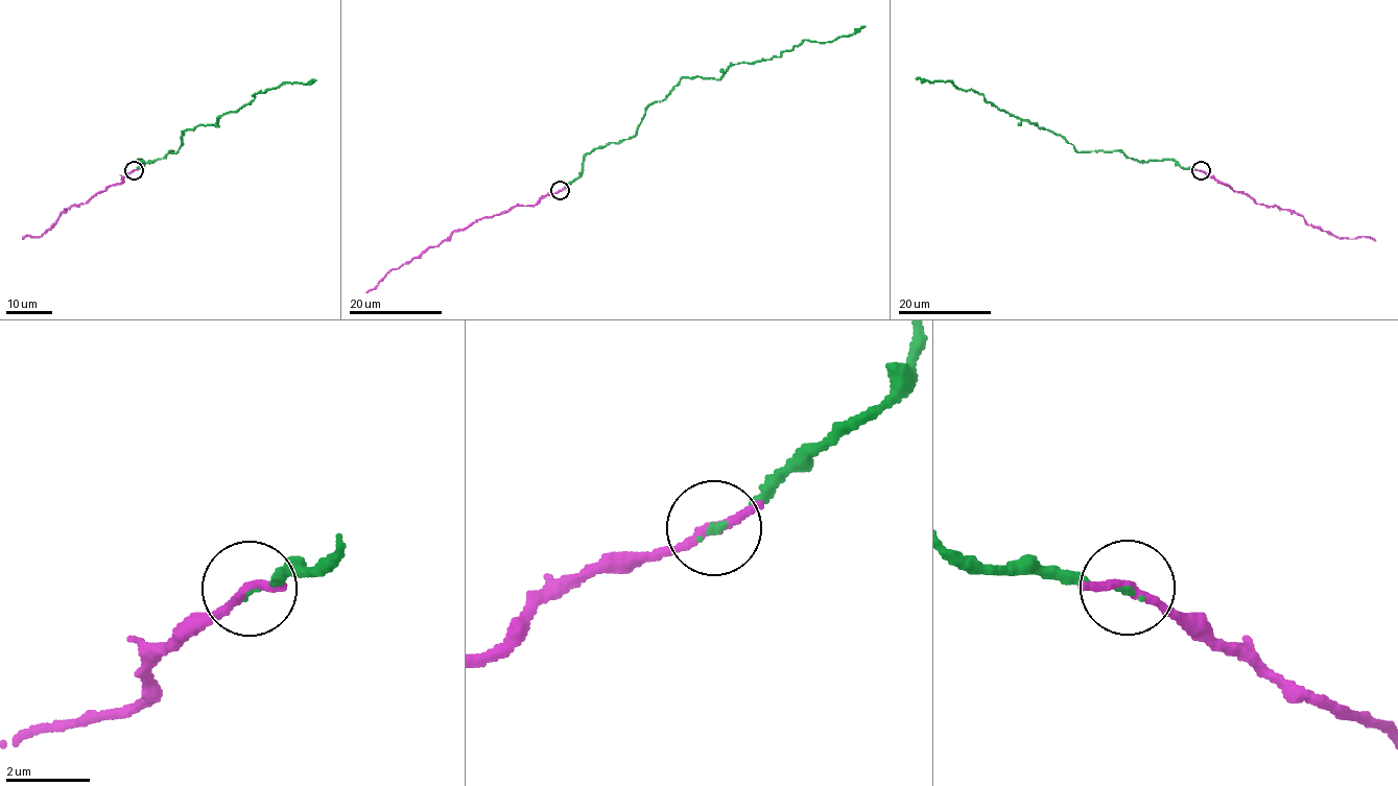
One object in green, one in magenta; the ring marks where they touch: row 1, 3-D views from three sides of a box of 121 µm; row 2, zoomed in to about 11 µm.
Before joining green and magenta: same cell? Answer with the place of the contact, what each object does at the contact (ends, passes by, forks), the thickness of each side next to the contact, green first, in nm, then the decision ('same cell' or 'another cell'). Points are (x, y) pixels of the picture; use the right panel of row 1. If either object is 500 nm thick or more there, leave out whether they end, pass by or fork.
at (1201, 170); green ends there; magenta passes by; 80 nm thick on the green side, 200 nm on the other; same cell

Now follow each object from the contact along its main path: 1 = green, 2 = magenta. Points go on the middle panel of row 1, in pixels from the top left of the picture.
1: (560, 191), (583, 159), (633, 137), (645, 110), (682, 77), (718, 78), (737, 63), (866, 26)
2: (560, 191), (548, 194), (535, 205), (516, 206), (454, 231), (436, 246), (430, 246), (393, 268), (365, 292)

